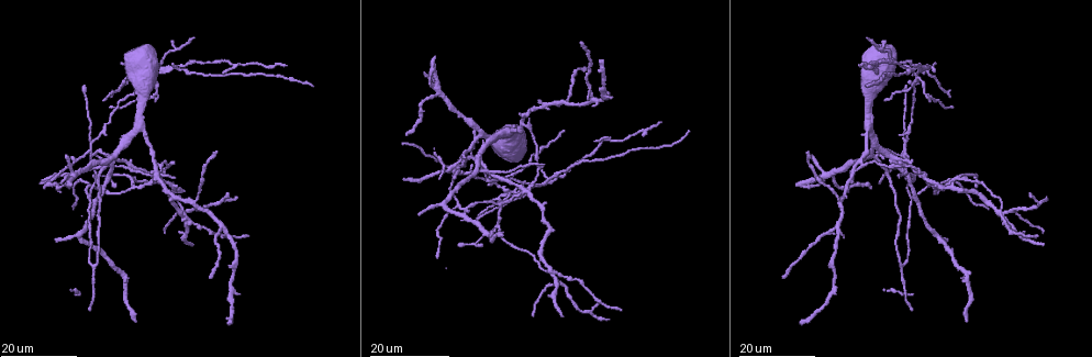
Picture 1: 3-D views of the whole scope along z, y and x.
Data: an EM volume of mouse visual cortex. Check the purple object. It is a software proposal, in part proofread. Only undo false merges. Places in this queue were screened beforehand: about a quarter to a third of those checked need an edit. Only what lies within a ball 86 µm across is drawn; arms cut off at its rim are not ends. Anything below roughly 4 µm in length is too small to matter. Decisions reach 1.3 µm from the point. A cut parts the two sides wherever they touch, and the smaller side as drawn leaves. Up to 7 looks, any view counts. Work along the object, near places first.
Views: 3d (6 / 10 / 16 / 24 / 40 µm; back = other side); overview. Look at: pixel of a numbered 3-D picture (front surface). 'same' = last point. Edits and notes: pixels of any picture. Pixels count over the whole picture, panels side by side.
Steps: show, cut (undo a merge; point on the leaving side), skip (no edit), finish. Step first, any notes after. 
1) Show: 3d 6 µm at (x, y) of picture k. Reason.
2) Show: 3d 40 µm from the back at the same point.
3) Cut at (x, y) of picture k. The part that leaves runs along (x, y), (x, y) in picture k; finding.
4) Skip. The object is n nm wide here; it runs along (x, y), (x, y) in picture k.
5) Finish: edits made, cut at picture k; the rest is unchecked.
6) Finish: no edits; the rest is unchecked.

Show: 3d 24 µm at (956, 178) of picture 1. Three arms meet.

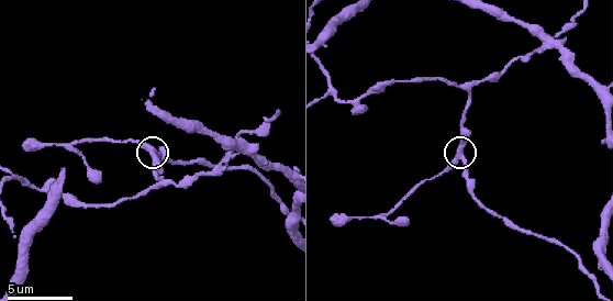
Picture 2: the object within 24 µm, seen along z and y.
Show: 3d 6 µm at (457, 157) of picture 2.

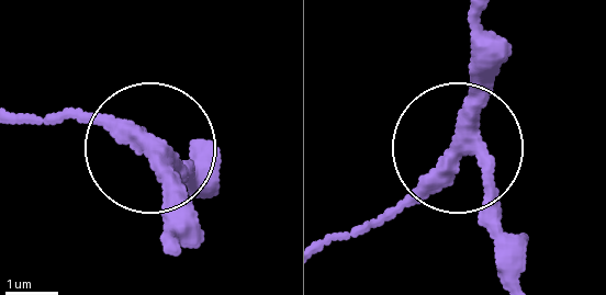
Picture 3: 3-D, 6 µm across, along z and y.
Skip. It runs along (177, 249), (164, 157), (67, 118) in picture 3; all the same neuron.

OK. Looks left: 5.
Show: 3d 16 µm at (840, 202) of picture 1. A fork.

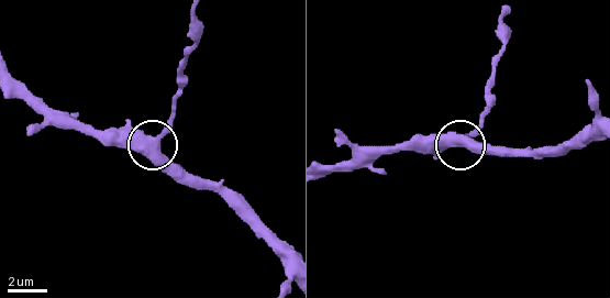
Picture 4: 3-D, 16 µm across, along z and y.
Show: 3d 10 µm at (157, 142) of picture 4. Closer look.

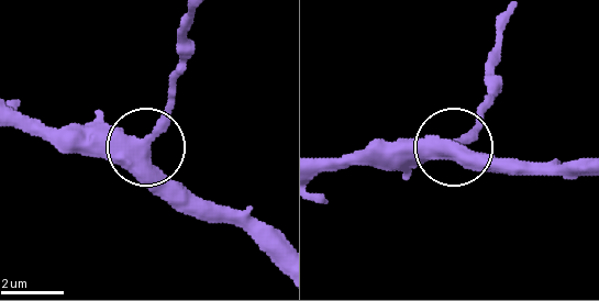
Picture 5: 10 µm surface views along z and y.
Skip. 3 arms meet here; continuous, no second neuron.

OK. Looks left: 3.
Show: 3d 6 µm at (238, 135) of picture 2.

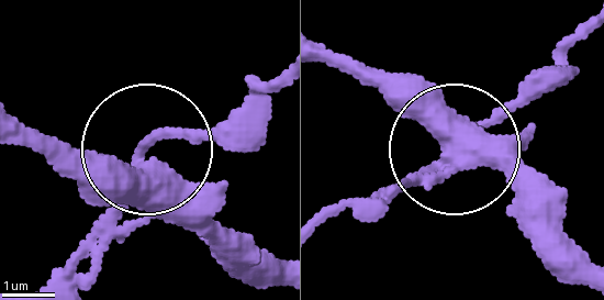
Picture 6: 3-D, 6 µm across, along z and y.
Show: 3d 6 µm from the back at (140, 154) of picture 6. From behind.

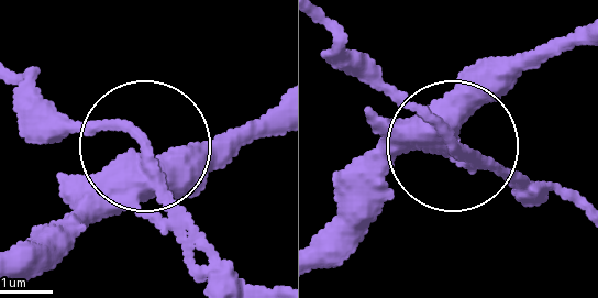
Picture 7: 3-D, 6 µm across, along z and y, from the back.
Skip. It runs along (279, 108), (174, 156), (108, 125), (61, 125) in picture 7; all the same neuron.

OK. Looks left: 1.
Finish: no edits; the rest is unchecked.

